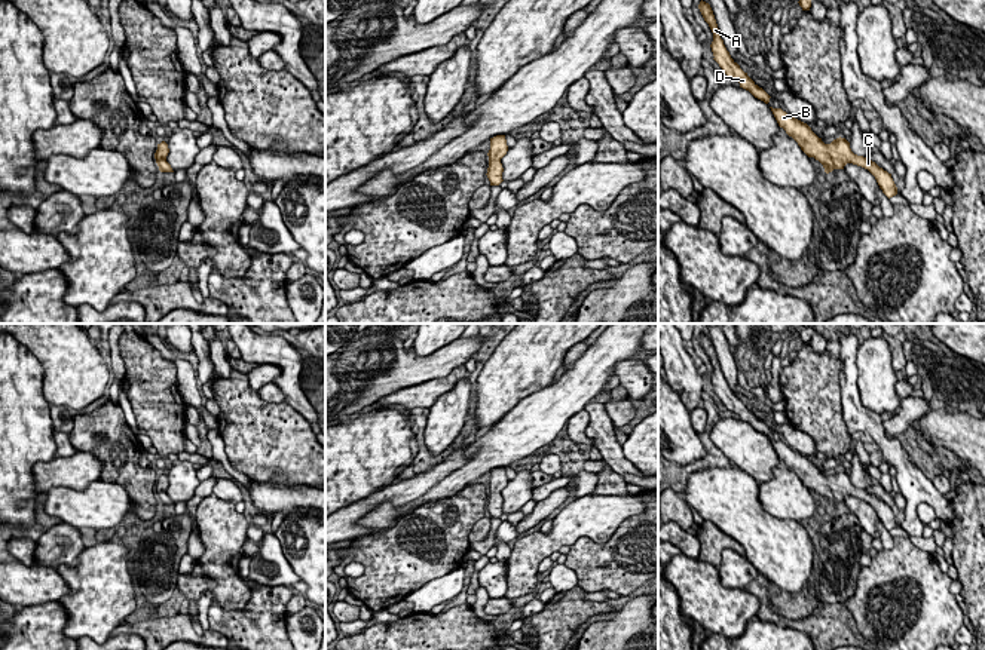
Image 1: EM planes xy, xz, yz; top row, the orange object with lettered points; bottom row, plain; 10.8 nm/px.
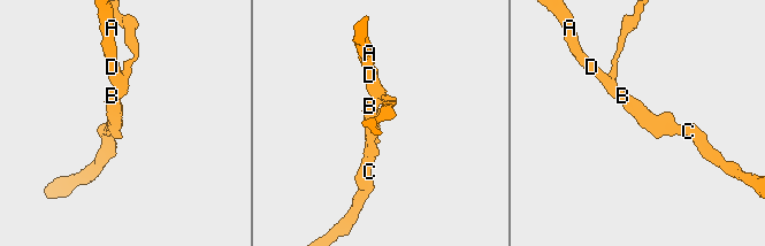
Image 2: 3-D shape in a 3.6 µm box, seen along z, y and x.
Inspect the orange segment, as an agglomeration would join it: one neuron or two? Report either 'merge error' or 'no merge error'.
no merge error

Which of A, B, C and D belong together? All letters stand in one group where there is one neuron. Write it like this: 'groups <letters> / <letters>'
groups A B C D

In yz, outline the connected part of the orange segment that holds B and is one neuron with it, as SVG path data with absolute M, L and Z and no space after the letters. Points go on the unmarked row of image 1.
M770 441L778 459L798 475L801 482L808 490L819 493L826 506L832 505L833 502L844 502L847 496L853 496L868 502L875 509L880 521L888 531L897 527L897 519L891 511L891 506L880 500L875 494L854 487L850 481L850 475L845 470L839 469L830 476L825 476L807 456L792 450L781 441Z

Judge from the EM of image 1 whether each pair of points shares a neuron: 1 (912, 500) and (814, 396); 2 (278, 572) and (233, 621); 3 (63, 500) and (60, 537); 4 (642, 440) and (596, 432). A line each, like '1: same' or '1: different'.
1: different
2: different
3: different
4: different

